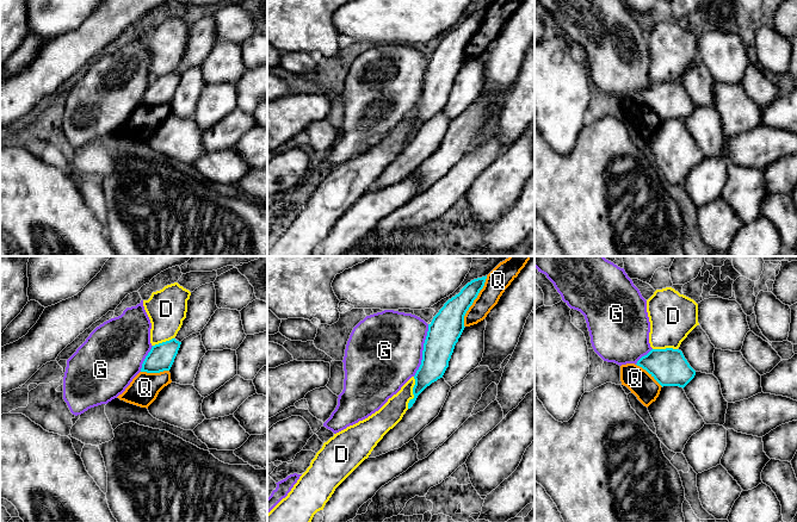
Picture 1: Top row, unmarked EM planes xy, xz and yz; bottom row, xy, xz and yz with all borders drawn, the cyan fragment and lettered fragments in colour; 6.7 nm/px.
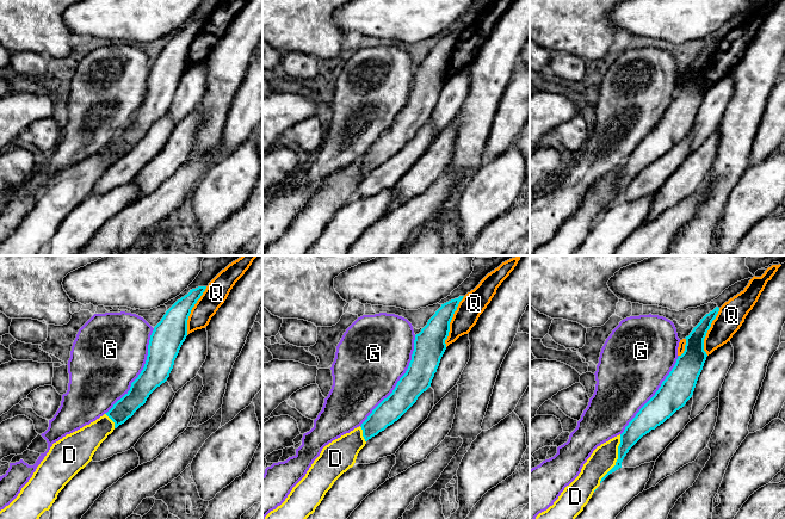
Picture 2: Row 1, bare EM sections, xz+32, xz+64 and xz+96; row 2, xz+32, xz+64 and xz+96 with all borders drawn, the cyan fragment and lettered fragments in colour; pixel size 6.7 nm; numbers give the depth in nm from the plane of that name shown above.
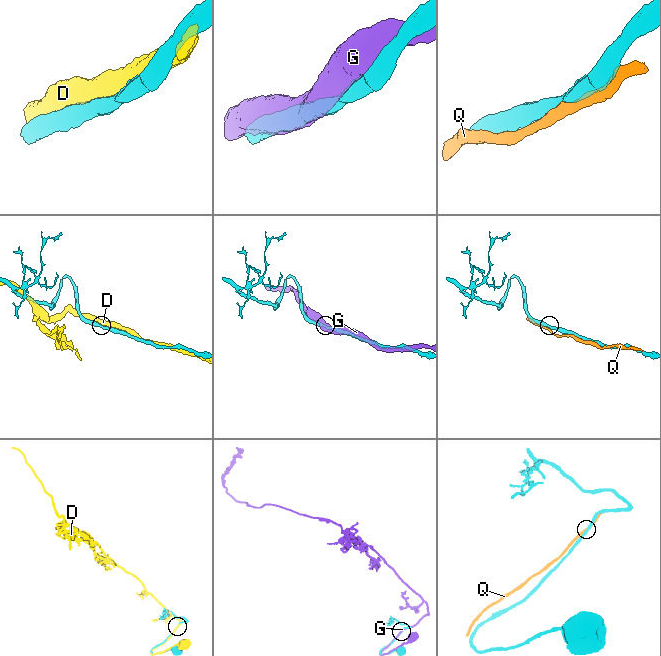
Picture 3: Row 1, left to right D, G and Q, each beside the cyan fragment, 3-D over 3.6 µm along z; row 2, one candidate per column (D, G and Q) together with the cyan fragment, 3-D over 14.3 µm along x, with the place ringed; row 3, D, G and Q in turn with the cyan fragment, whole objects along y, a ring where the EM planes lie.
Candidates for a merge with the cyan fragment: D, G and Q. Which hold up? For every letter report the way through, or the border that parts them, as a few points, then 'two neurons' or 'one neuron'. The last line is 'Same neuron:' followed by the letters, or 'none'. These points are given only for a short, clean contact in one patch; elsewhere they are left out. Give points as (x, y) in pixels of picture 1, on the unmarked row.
D: two neurons
G: two neurons
Q: two neurons
Same neuron: none

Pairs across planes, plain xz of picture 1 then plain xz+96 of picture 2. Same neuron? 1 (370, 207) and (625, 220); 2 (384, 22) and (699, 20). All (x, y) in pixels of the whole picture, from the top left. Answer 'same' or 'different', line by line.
1: same
2: same

